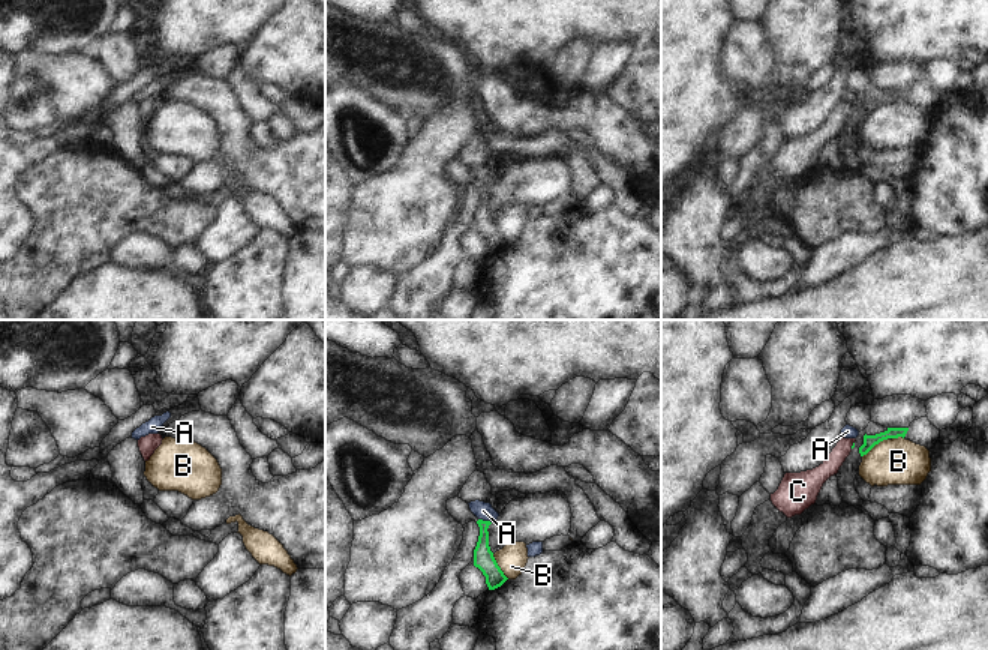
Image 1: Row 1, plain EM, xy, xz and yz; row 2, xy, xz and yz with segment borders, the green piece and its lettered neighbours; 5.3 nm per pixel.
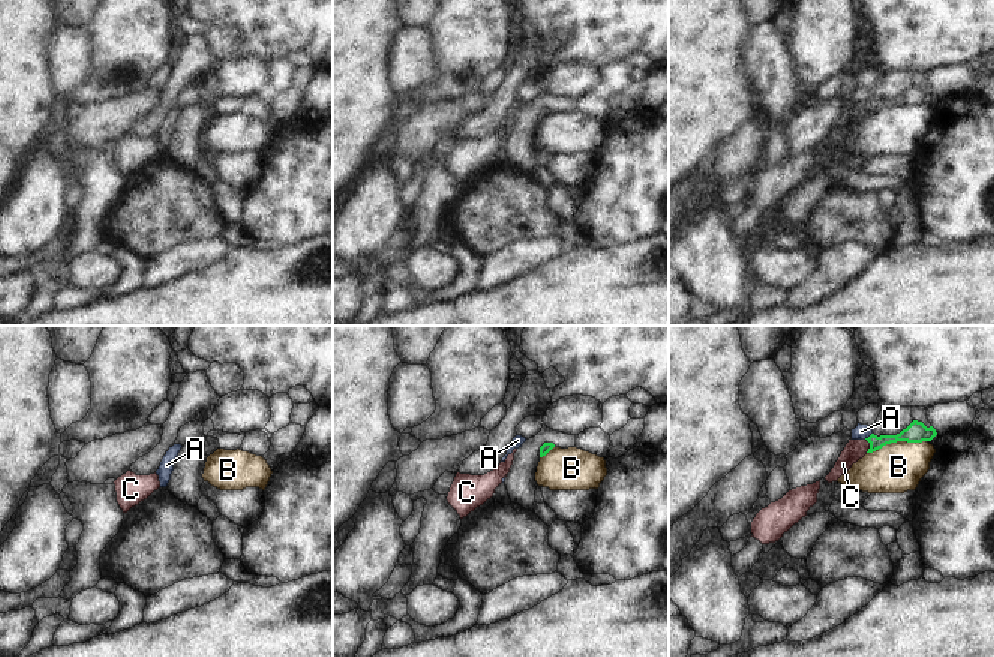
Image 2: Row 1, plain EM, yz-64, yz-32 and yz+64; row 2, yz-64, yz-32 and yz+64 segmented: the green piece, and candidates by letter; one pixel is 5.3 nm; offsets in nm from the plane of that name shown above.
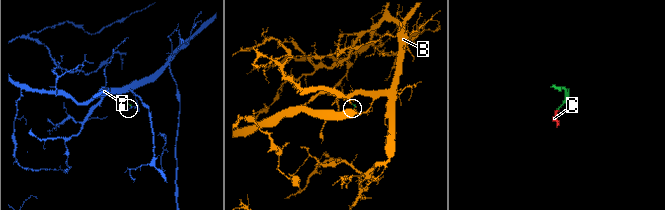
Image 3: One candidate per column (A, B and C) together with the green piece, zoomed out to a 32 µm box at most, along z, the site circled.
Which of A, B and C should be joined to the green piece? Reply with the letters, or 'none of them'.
C.

